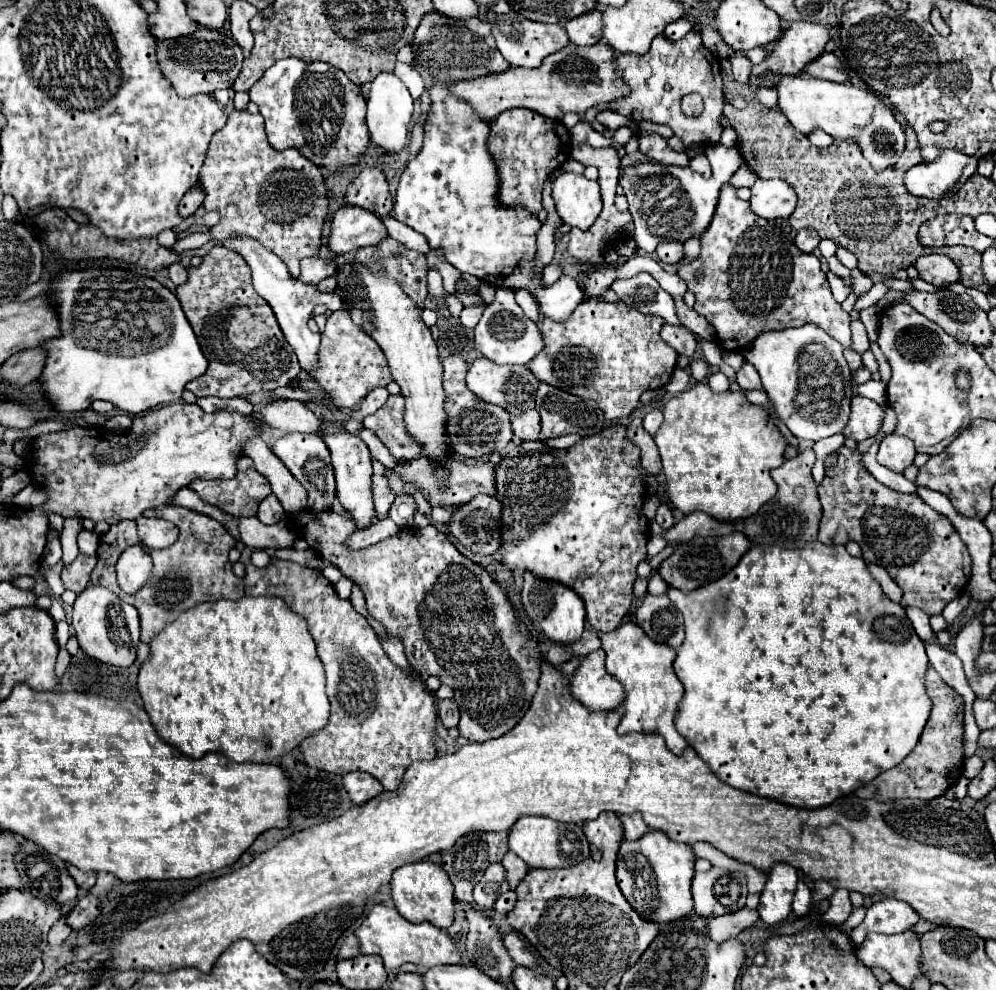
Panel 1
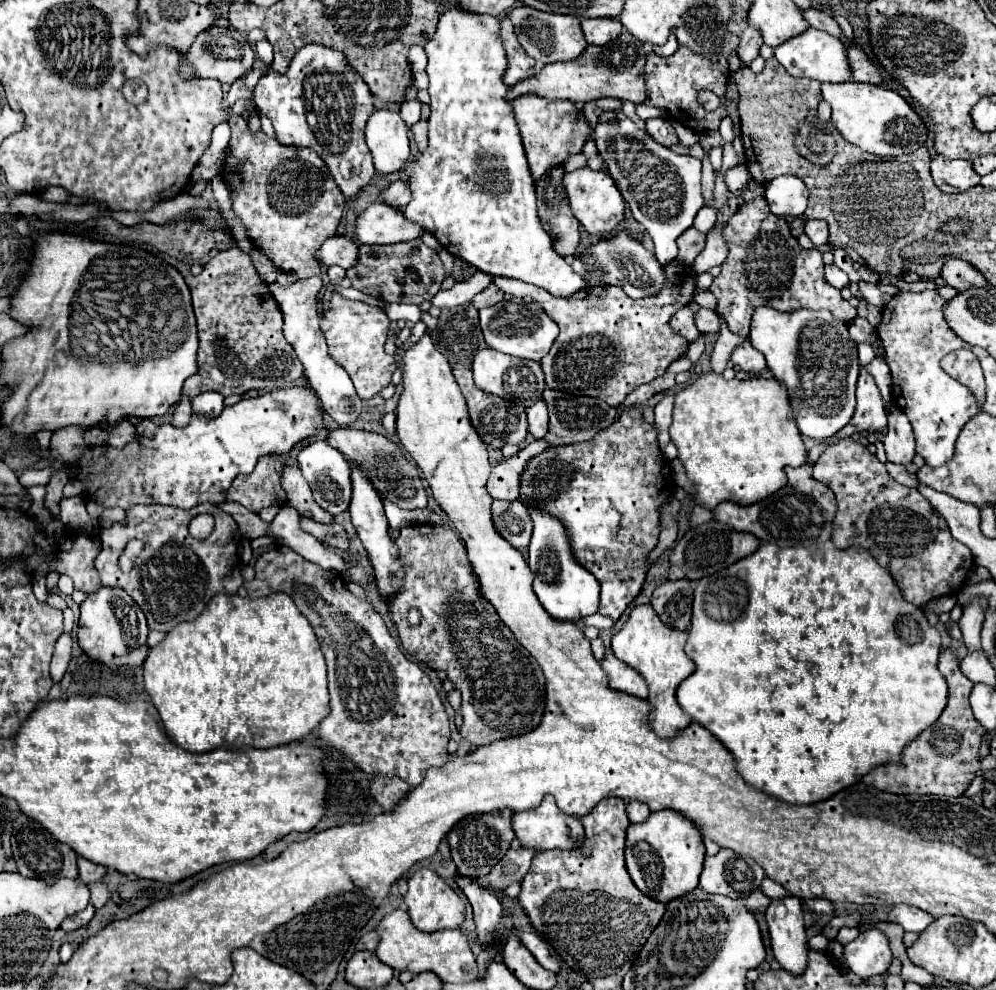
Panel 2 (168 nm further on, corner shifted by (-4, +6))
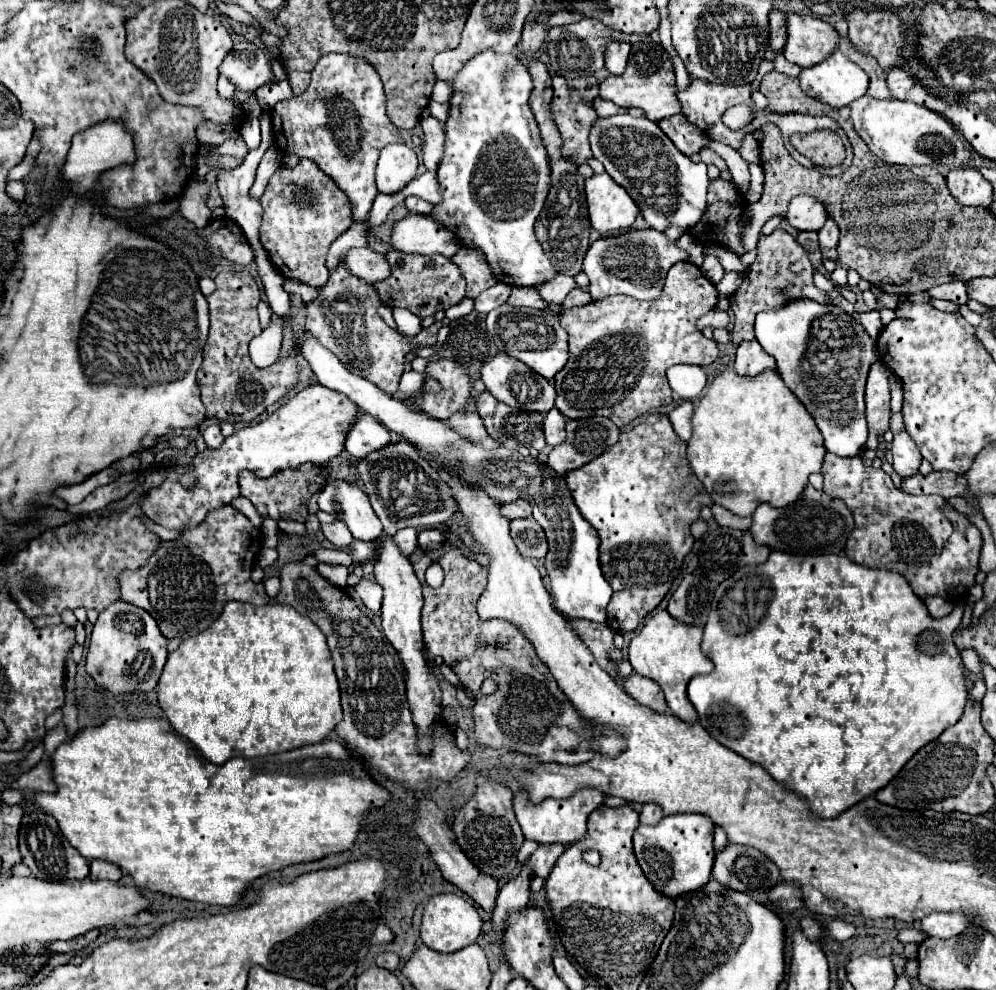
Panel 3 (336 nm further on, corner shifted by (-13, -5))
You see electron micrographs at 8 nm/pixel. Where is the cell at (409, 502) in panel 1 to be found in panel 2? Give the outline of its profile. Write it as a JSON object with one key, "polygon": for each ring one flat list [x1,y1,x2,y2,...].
{"polygon":[[336,427,328,433,326,441,336,447,346,459,356,461,368,475,368,479,374,483,378,493,390,501,394,501,402,509,424,509,426,507,426,489,420,479,420,469,406,457,406,451,392,439,368,433,352,427]]}

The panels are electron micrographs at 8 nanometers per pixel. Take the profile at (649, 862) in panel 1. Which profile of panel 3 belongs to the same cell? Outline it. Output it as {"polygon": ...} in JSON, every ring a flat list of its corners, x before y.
{"polygon":[[673,814,663,816,655,826,639,826,633,834,635,856,645,876,659,888,661,894,677,898,693,892,709,882,713,868,713,820,703,814]]}

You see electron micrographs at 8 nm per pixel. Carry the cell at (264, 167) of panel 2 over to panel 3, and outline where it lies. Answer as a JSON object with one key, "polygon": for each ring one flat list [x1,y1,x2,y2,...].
{"polygon":[[303,158,295,168,279,166,271,176,265,194,261,196,263,206,263,224,261,224,261,242,271,254,273,264,285,278,301,280,309,286,323,286,329,278,329,270,325,266,329,246,351,226,351,204,343,192,335,186,335,182,317,168,313,160]]}

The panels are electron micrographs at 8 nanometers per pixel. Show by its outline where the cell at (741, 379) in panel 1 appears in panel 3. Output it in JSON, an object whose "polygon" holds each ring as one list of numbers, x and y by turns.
{"polygon":[[757,340,739,344,737,354,735,354,735,370,741,376,757,376,759,372,767,368,775,370,775,360,761,348]]}

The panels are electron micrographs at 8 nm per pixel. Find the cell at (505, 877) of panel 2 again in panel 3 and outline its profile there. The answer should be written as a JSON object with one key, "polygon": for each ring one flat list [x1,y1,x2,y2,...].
{"polygon":[[543,844,543,846,539,846,539,848,535,850,535,854,529,856,527,864,529,864,529,868,533,870,535,876,547,878,549,872,551,872,551,868,555,866,557,858,559,858,565,850,567,850,567,848,563,848,561,844]]}

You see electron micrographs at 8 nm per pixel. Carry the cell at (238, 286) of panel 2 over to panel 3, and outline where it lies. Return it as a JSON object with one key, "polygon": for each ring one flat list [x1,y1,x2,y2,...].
{"polygon":[[221,272,215,278,215,284,217,284,217,290,211,296,207,296,209,312,211,312,211,328,209,328,207,344,203,348,203,364,201,364,199,372,197,372,197,384,199,384,199,390,201,390,201,402,207,408,207,420,205,420,203,426,209,424,209,418,225,420,225,416,231,422,253,422,265,412,267,406,271,406,273,402,283,398,297,384,295,354,291,354,291,358,275,362,267,370,255,368,255,364,249,358,247,346,249,346,251,338,261,334,259,316,257,316,259,286,257,286,255,278,249,272]]}

